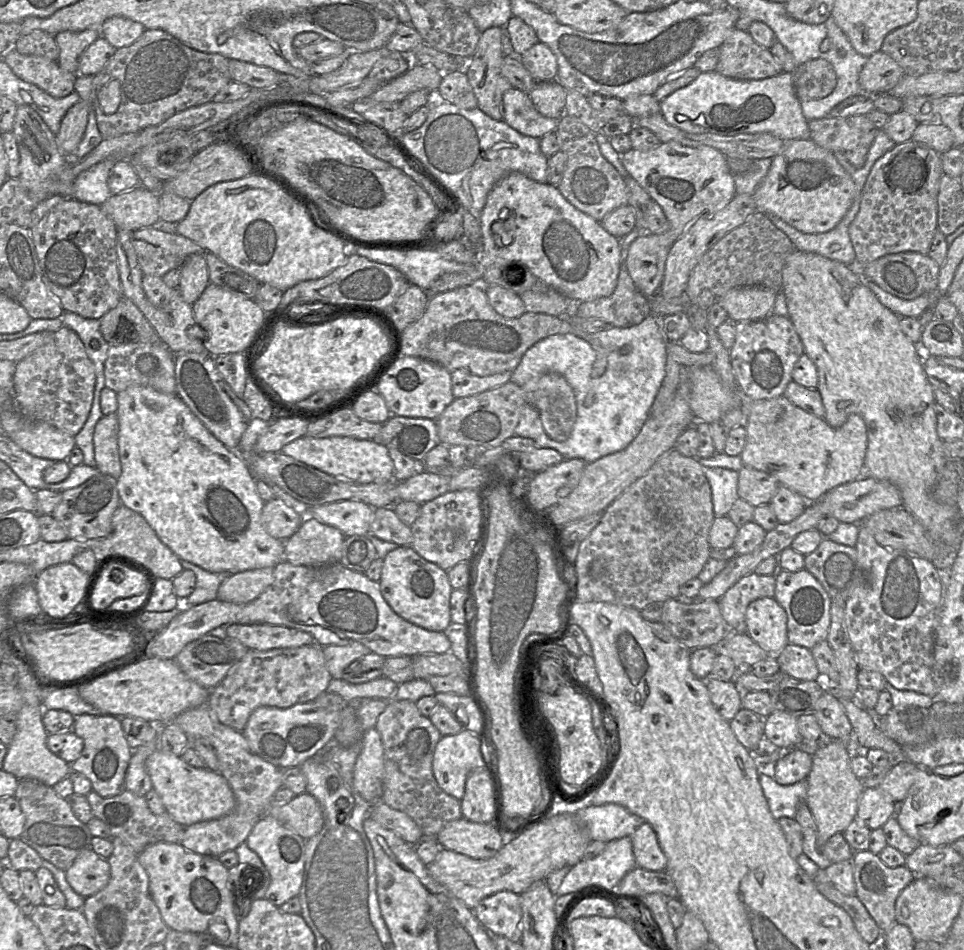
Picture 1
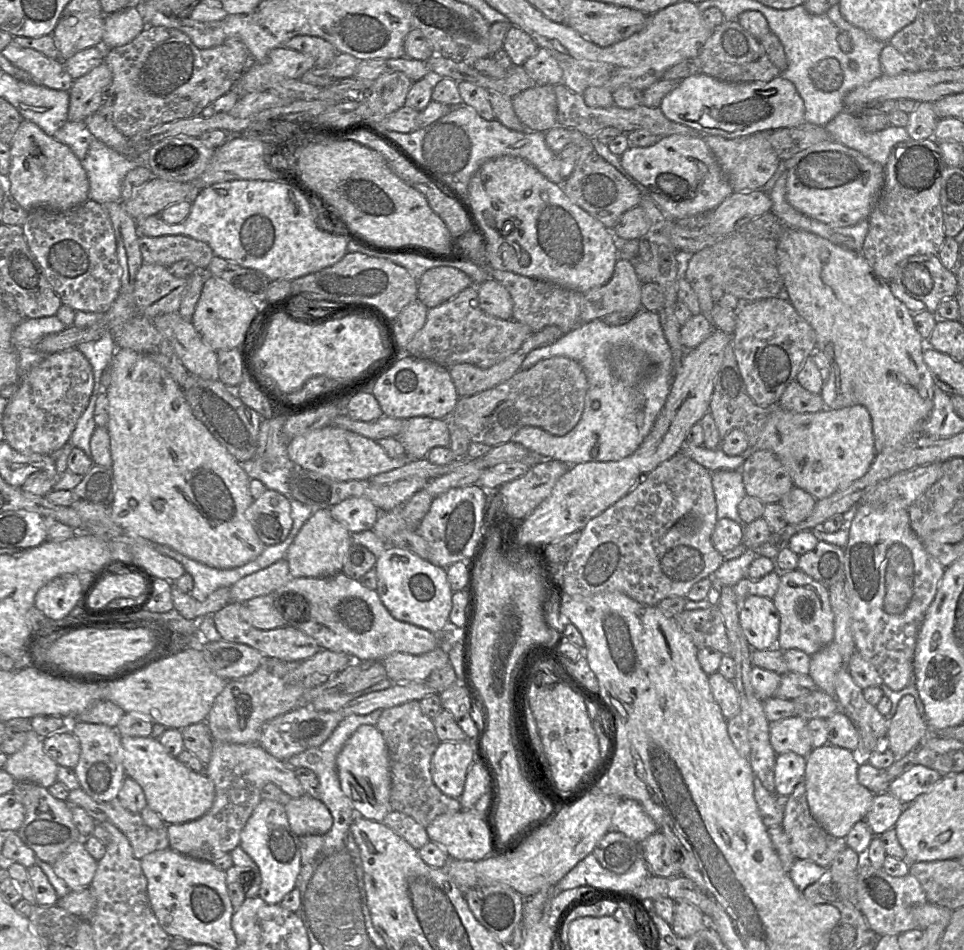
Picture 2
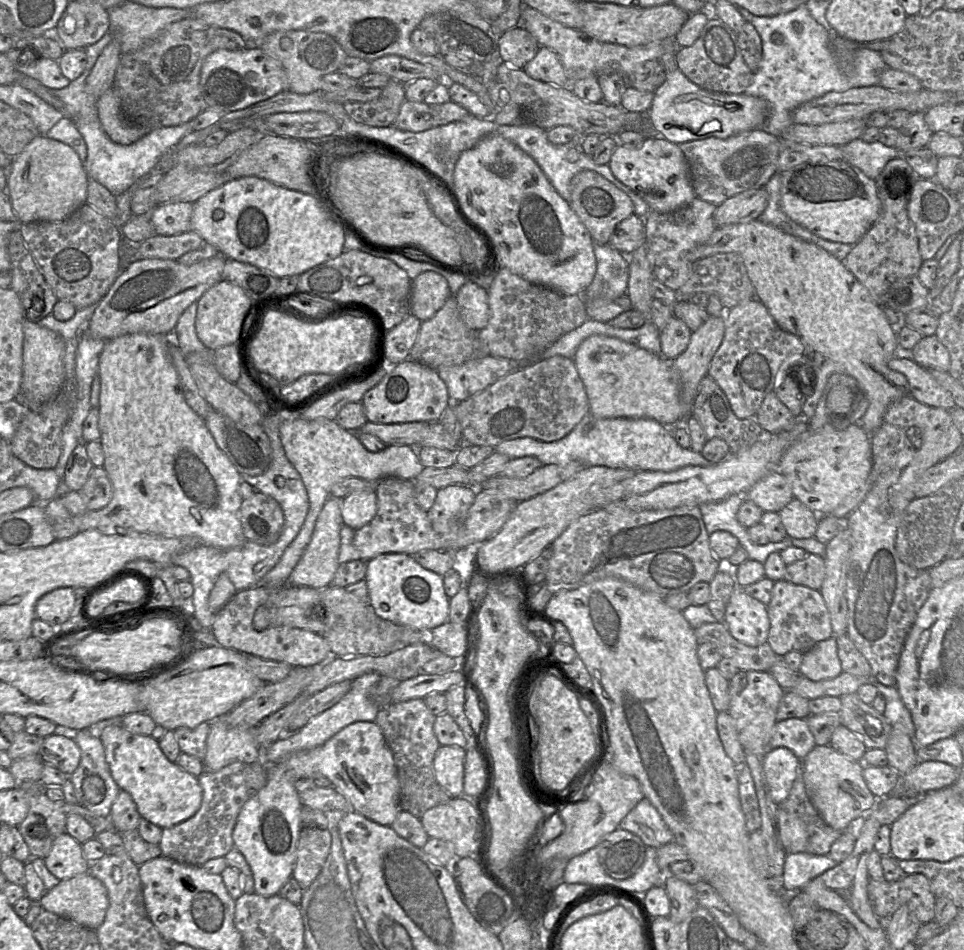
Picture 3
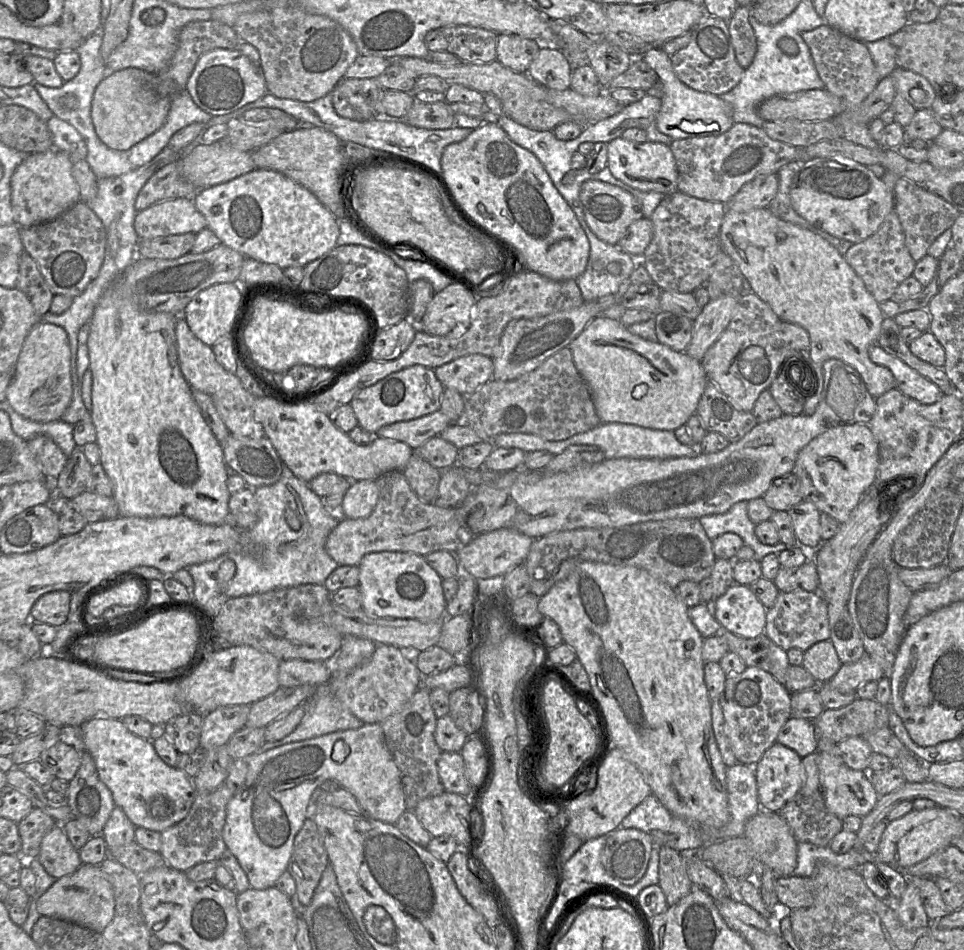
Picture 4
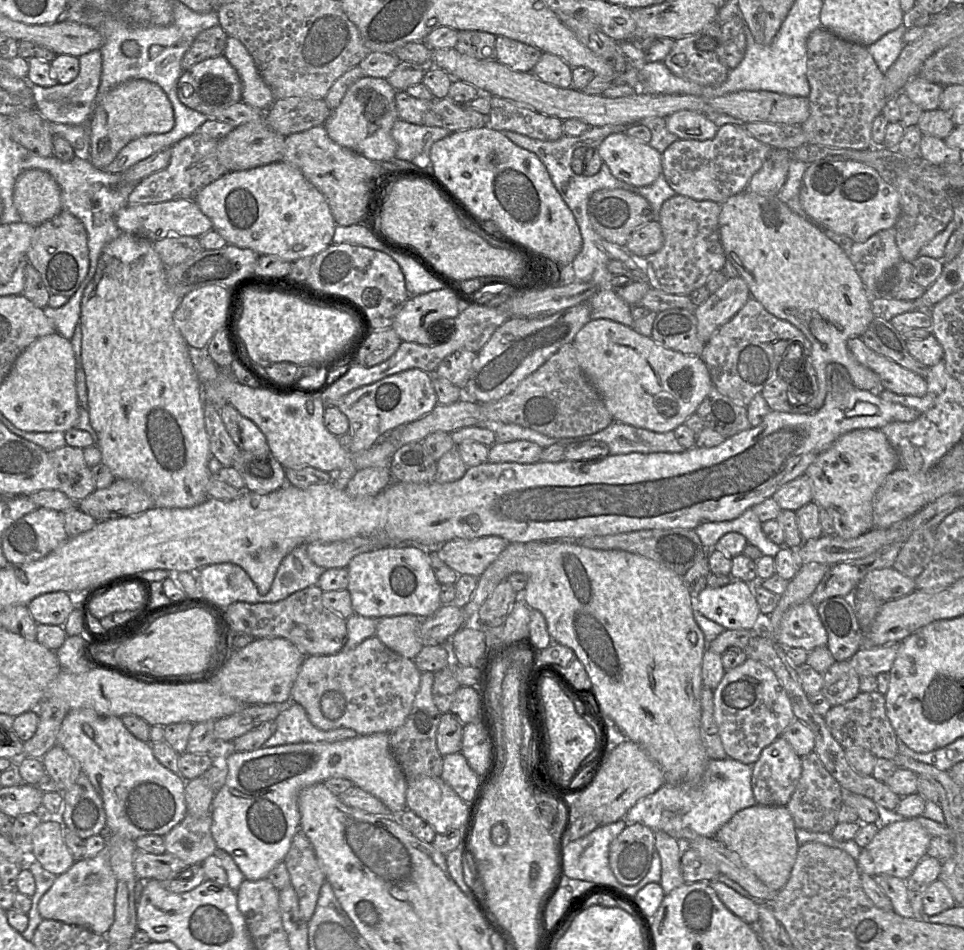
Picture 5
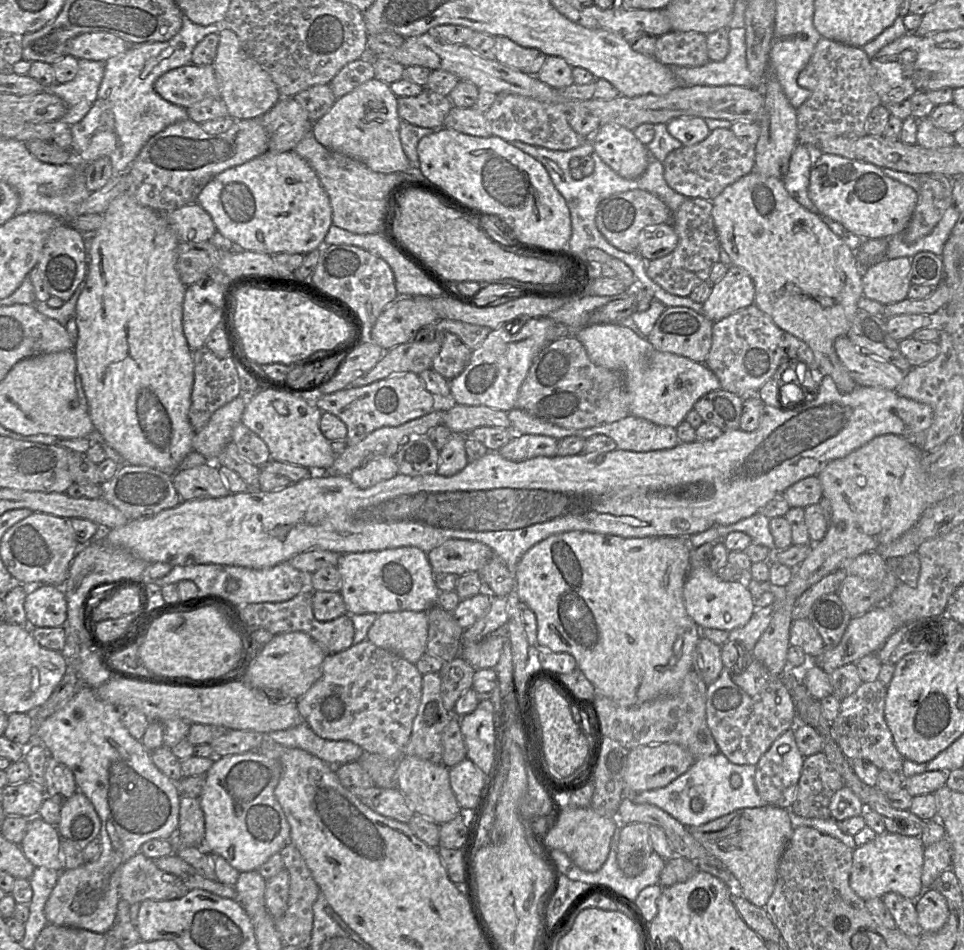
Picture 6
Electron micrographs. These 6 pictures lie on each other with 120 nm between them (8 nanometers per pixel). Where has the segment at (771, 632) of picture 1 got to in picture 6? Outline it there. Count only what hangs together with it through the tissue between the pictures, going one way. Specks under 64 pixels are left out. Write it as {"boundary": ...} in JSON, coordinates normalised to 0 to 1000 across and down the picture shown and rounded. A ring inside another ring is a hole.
{"boundary":[[[716,597],[709,619],[709,631],[714,647],[727,662],[757,665],[773,658],[785,641],[774,612],[751,612],[737,597]]]}

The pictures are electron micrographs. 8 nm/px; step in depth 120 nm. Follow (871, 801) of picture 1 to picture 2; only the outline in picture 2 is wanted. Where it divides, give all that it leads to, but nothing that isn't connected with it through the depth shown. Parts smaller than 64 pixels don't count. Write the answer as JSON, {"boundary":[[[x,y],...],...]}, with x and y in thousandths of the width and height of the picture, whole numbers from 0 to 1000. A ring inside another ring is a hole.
{"boundary":[[[924,835],[907,838],[906,845],[896,863],[907,880],[913,880],[928,868],[936,855],[936,844]]]}

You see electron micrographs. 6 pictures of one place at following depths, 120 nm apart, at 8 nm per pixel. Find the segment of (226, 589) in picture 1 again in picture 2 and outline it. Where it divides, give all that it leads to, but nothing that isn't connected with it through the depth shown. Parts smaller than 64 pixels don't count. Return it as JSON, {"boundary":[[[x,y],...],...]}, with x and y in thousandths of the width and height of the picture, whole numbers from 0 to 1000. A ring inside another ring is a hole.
{"boundary":[[[293,587],[282,595],[250,608],[239,618],[240,633],[253,634],[278,626],[291,619],[301,608],[300,595]]]}

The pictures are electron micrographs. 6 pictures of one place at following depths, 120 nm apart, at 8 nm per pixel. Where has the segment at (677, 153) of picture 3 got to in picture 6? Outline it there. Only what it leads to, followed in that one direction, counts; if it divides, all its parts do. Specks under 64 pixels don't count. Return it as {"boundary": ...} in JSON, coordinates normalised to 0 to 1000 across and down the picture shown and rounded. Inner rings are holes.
{"boundary":[[[623,131],[612,146],[616,160],[641,184],[660,188],[671,178],[675,162],[671,153],[658,141],[640,131]]]}

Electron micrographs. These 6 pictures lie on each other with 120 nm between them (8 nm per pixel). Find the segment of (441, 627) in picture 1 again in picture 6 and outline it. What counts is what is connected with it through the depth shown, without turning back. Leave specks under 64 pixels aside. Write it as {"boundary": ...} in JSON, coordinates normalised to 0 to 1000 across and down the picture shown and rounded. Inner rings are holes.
{"boundary":[[[418,575],[383,581],[358,582],[352,585],[350,599],[354,605],[353,625],[359,637],[359,646],[396,646],[413,643],[440,643],[453,637],[455,620],[450,611],[450,602],[445,594],[443,582],[433,576]]]}

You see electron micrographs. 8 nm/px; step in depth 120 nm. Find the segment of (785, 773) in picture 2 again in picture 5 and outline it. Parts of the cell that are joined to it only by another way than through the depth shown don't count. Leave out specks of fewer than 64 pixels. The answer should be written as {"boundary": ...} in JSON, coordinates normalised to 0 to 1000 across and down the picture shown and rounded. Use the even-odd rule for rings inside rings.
{"boundary":[[[812,776],[806,777],[781,805],[780,832],[785,846],[815,848],[831,815],[831,797]]]}

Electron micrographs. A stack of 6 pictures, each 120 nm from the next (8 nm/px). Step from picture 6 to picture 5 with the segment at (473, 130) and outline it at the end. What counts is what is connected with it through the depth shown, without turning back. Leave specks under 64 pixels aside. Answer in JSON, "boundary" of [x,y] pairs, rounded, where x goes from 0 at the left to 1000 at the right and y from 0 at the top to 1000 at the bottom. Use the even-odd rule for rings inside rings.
{"boundary":[[[464,102],[459,104],[448,104],[448,111],[440,122],[441,133],[459,134],[468,139],[490,135],[500,135],[505,133],[505,121],[501,121],[493,116],[483,114],[469,107]]]}

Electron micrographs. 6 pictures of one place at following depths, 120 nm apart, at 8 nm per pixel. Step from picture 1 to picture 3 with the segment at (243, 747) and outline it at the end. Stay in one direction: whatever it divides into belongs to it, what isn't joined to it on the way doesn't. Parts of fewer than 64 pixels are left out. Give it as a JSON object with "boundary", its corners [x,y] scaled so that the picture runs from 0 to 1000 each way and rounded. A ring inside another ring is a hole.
{"boundary":[[[244,801],[225,813],[211,812],[205,818],[210,828],[207,852],[198,861],[175,872],[168,873],[165,886],[167,901],[174,904],[210,912],[213,907],[233,900],[243,892],[241,876],[251,848],[259,840],[252,817],[256,804]],[[311,820],[306,829],[315,849],[334,855],[364,853],[359,840],[346,828],[332,829],[323,820]]]}

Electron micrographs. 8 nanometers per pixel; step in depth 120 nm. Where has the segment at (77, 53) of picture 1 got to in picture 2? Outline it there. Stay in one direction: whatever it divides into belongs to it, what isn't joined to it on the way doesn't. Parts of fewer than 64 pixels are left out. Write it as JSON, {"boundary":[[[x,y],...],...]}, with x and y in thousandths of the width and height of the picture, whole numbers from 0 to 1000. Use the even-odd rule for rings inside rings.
{"boundary":[[[65,16],[54,38],[59,46],[62,63],[66,64],[78,56],[106,45],[108,16]]]}

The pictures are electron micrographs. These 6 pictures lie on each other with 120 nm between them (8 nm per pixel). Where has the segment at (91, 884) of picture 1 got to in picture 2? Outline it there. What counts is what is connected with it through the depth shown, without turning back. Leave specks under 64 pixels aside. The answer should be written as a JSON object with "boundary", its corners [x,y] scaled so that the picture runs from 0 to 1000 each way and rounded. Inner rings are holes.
{"boundary":[[[81,885],[67,894],[54,914],[74,938],[84,938],[93,934],[101,907],[89,895],[86,885]]]}

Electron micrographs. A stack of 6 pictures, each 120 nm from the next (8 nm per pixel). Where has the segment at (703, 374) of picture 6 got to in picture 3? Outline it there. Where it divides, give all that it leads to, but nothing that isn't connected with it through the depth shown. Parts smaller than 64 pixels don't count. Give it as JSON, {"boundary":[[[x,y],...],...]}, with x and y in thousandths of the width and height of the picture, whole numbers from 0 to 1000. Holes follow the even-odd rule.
{"boundary":[[[614,353],[601,363],[594,380],[607,407],[611,434],[617,440],[672,440],[692,449],[707,446],[710,429],[705,421],[705,397],[698,386],[698,379],[679,374],[641,356]]]}

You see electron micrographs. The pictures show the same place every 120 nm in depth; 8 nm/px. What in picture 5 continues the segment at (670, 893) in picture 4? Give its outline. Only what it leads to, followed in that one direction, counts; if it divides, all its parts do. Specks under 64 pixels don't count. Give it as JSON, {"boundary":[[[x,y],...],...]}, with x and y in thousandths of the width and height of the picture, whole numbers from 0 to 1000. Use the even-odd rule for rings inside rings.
{"boundary":[[[688,875],[679,876],[679,895],[686,903],[685,931],[690,941],[709,932],[711,926],[706,918],[709,888]]]}

